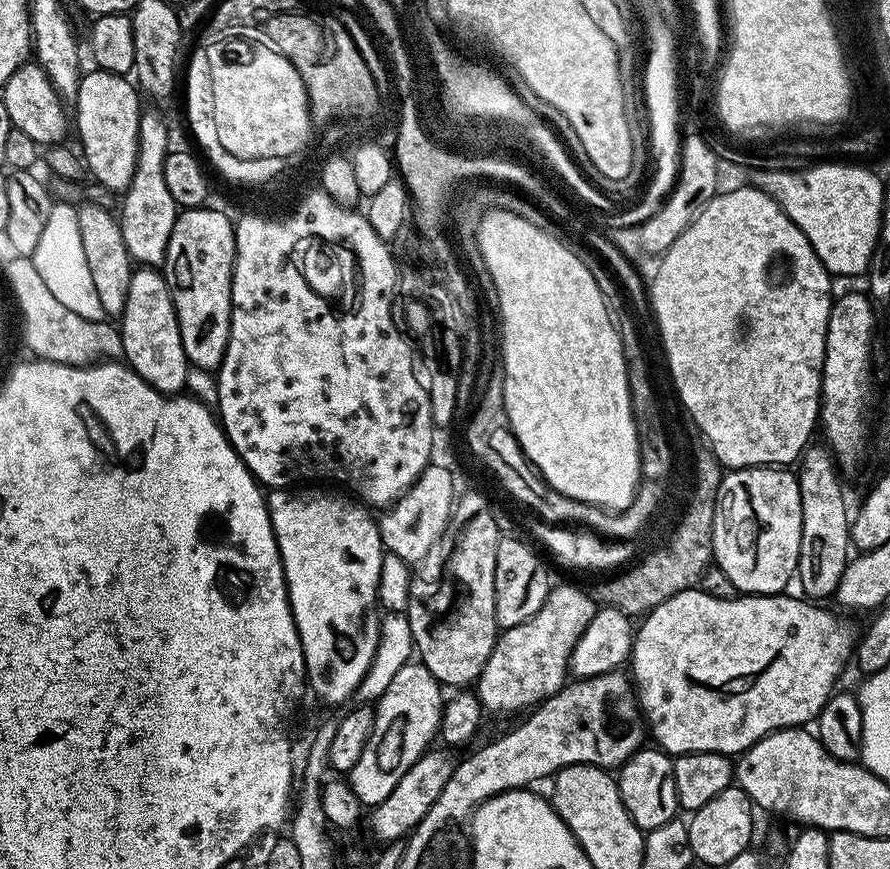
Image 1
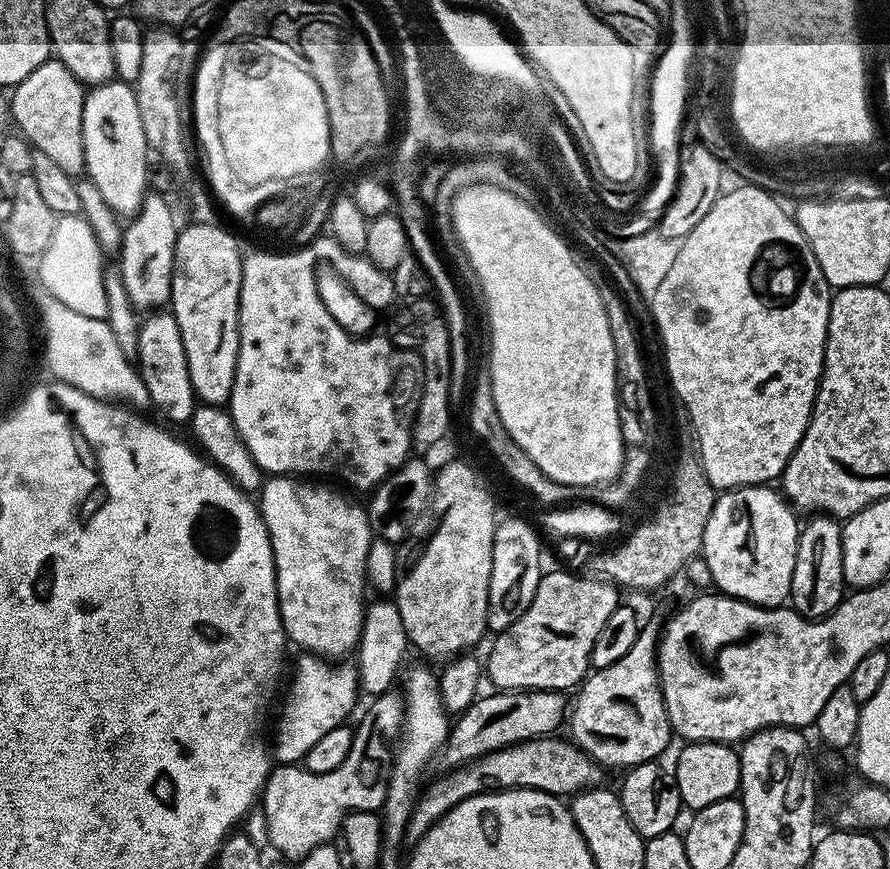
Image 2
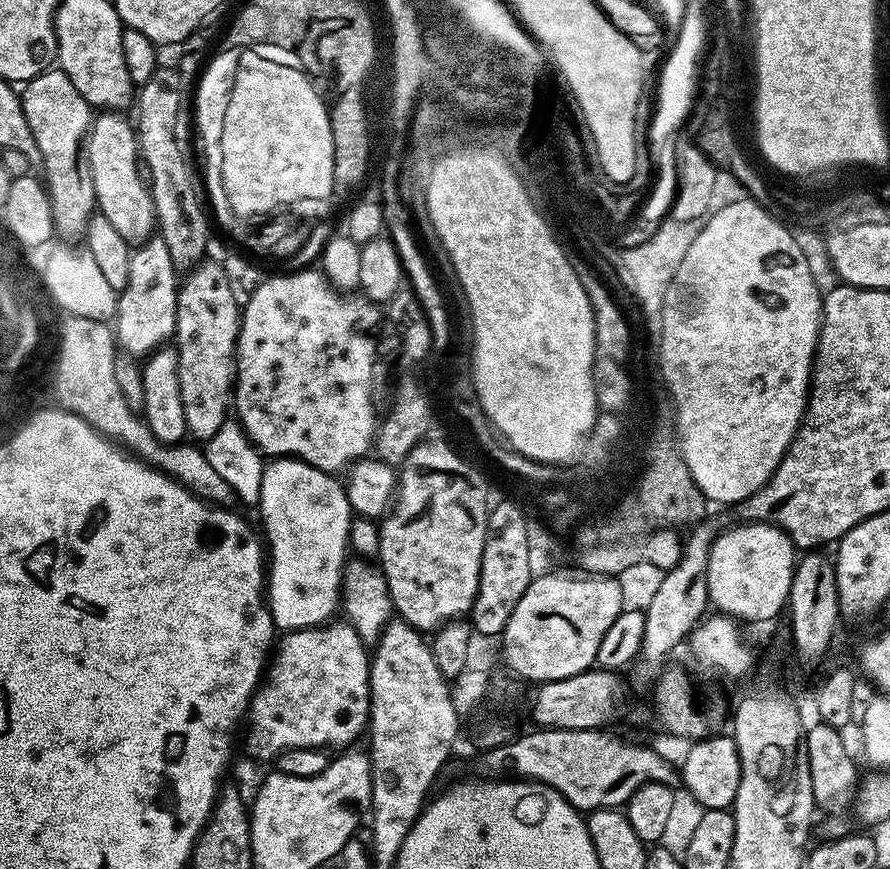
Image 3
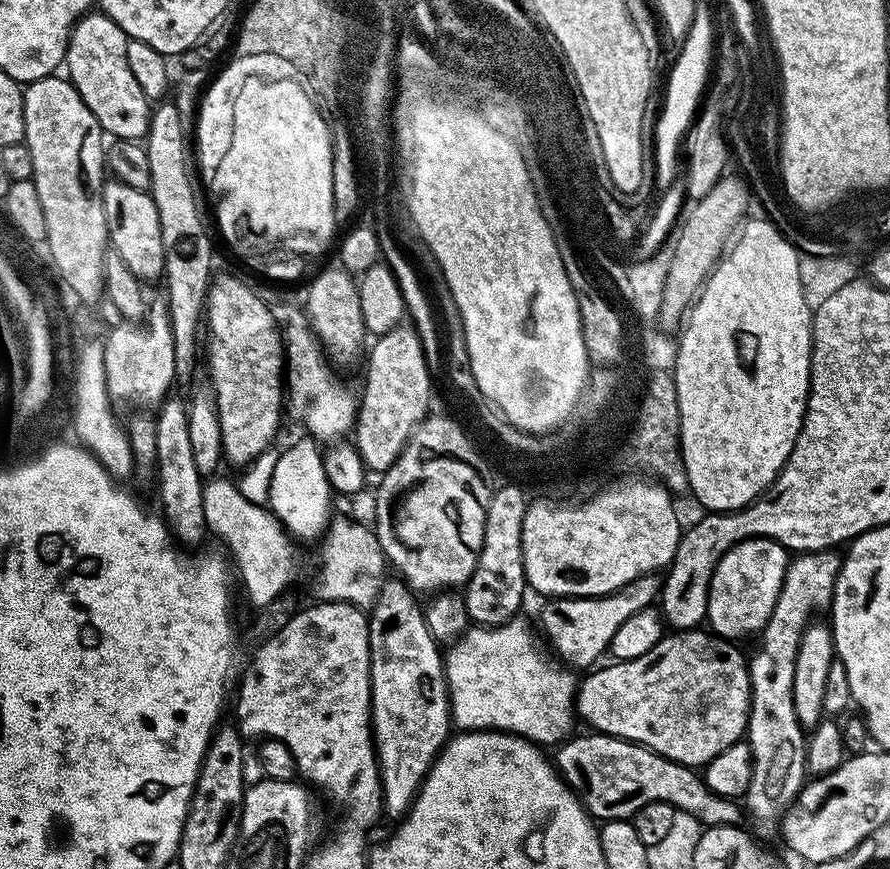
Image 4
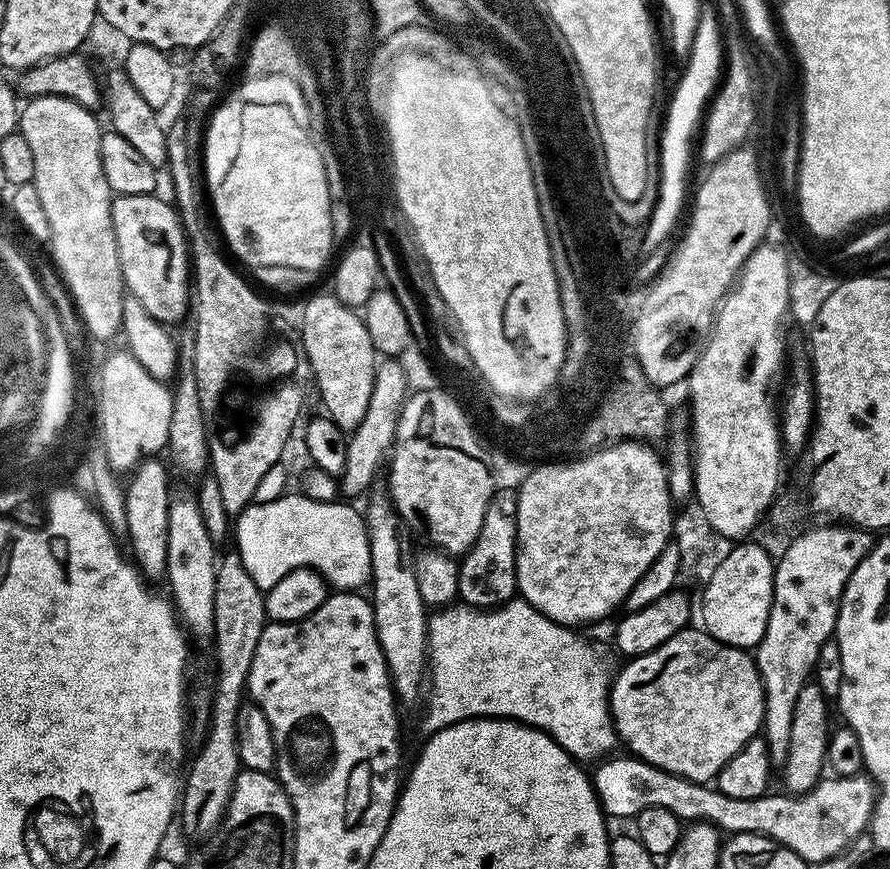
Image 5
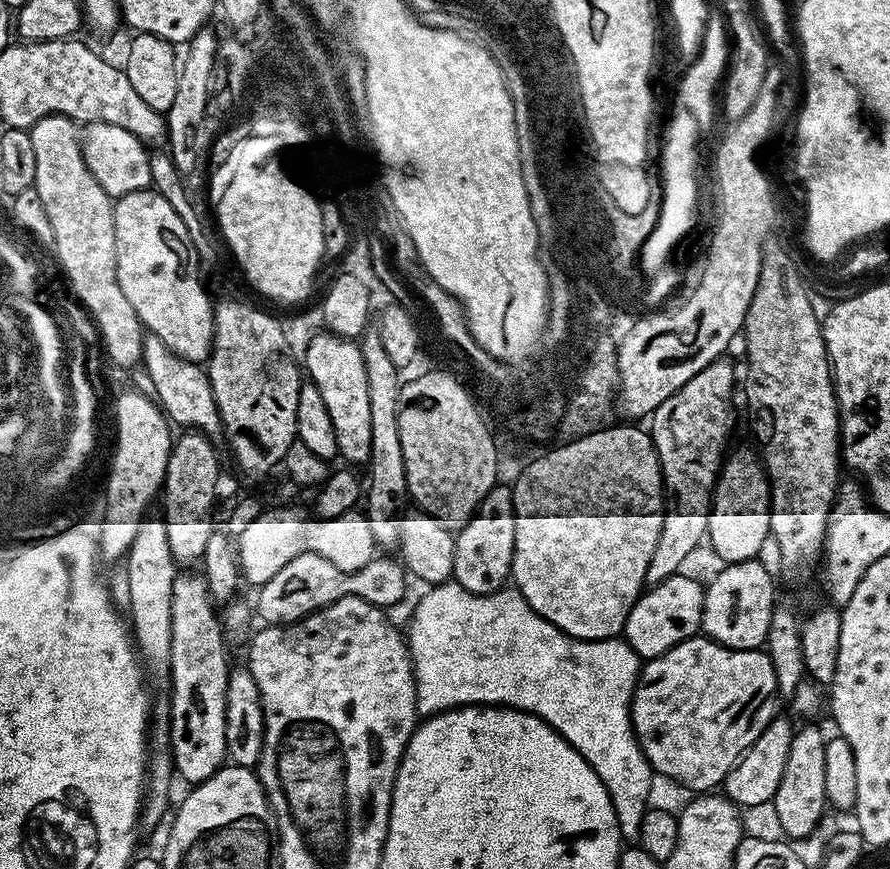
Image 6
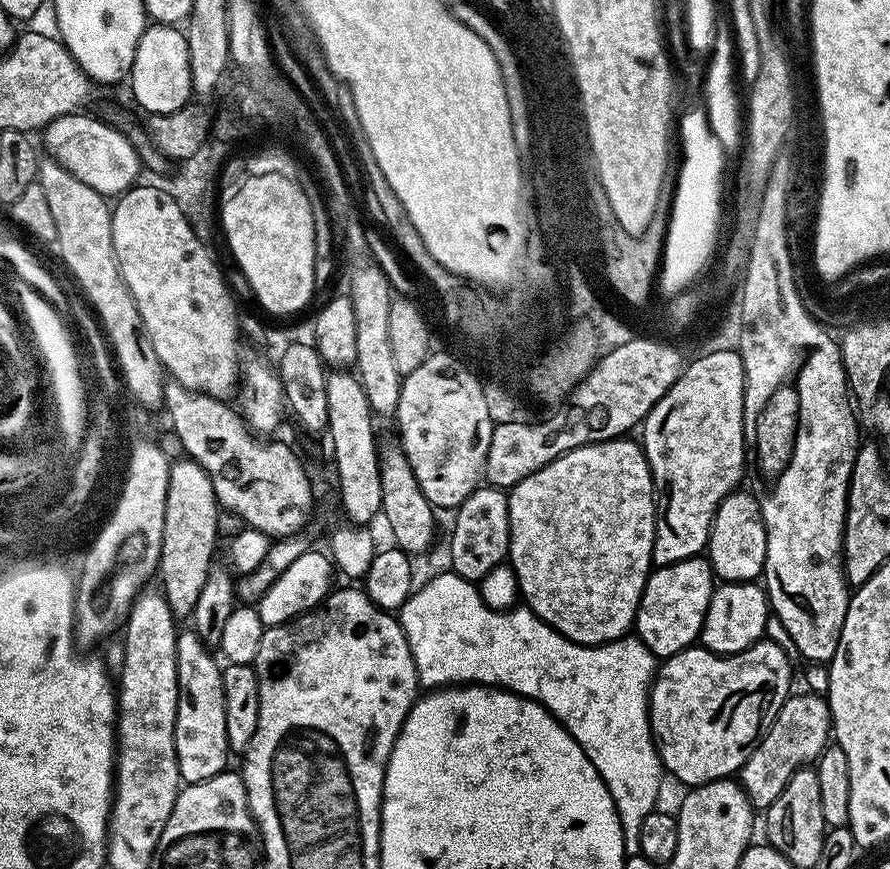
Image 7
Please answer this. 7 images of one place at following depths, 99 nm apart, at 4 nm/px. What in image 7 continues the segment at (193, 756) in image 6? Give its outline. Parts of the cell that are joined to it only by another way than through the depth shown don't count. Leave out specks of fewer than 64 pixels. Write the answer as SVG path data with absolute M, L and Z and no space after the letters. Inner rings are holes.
M187 630L187 632L181 631L179 633L179 636L177 638L177 688L178 688L178 702L177 702L177 721L174 722L174 746L177 750L177 764L178 764L178 770L180 771L180 779L183 781L184 784L197 784L198 782L202 782L206 778L214 778L217 776L218 773L225 771L229 767L228 764L228 756L230 757L230 749L228 747L228 739L226 738L226 698L224 697L224 687L222 686L222 664L219 660L216 661L214 657L212 657L212 654L214 654L213 649L211 647L208 647L204 644L202 638L199 637L199 634L193 630Z

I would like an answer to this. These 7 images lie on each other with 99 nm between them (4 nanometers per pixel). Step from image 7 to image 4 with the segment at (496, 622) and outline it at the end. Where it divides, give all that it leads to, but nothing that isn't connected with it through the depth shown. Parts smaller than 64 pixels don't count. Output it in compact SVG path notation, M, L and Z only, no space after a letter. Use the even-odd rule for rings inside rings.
M513 618L495 626L469 627L447 645L448 706L457 729L511 732L537 746L556 746L573 735L577 673L548 657L536 645L533 632L520 618Z

